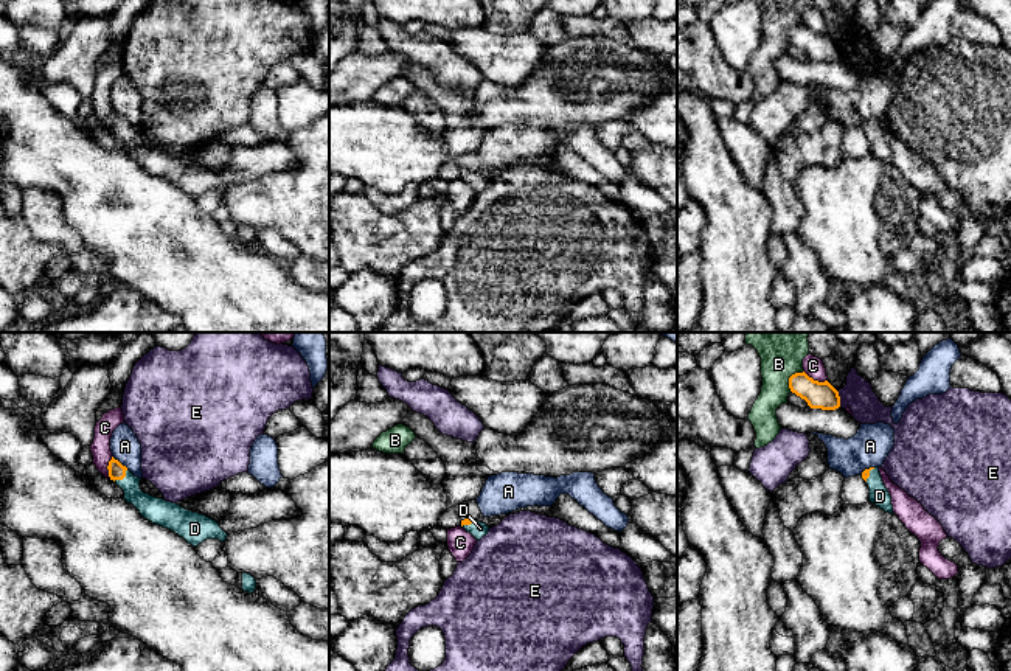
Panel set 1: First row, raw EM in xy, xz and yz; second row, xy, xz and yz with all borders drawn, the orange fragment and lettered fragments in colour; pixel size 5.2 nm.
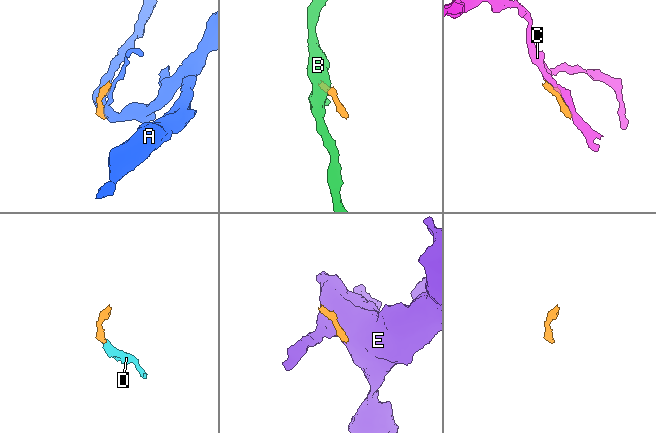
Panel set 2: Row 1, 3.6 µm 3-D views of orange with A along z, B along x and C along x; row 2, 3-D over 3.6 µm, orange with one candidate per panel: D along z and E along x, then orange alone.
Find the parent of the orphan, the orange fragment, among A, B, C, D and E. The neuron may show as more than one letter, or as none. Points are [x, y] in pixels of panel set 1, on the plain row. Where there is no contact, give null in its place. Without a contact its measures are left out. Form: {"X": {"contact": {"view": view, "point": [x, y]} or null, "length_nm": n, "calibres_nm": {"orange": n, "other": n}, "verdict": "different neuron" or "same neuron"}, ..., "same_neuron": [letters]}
{"A": {"contact": {"view": "xy", "point": [118, 114]}, "length_nm": 110, "calibres_nm": {"orange": 90, "other": 150}, "verdict": "different neuron"}, "B": {"contact": {"view": "yz", "point": [789, 30]}, "length_nm": 130, "calibres_nm": {"orange": 140, "other": 180}, "verdict": "different neuron"}, "C": {"contact": {"view": "yz", "point": [816, 33]}, "length_nm": 140, "calibres_nm": {"orange": 140, "other": 100}, "verdict": "different neuron"}, "D": {"contact": {"view": "xy", "point": [121, 131]}, "length_nm": 100, "calibres_nm": {"orange": 90, "other": 130}, "verdict": "same neuron"}, "E": {"contact": {"view": "yz", "point": [839, 52]}, "length_nm": 80, "calibres_nm": {"orange": 140, "other": 160}, "verdict": "different neuron"}, "same_neuron": ["D"]}

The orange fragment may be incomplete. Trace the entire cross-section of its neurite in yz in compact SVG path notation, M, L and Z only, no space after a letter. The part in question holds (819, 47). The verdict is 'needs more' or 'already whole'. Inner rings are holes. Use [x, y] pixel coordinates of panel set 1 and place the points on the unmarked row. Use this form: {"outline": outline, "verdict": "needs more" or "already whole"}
{"outline": "M804 23L789 30L789 40L804 51L811 61L836 62L840 59L839 43L828 33L814 33Z", "verdict": "already whole"}

